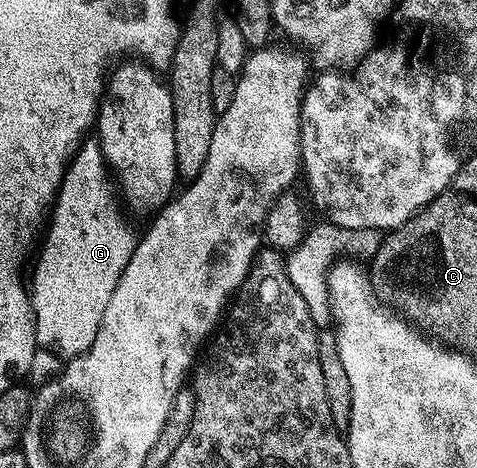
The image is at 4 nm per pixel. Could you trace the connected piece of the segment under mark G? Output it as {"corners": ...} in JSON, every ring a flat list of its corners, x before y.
{"corners":[[85,140,75,151,70,164,65,168,64,181,50,209,47,222,48,234,44,237,44,246,36,257,36,266,30,273,30,300,32,302,32,322,36,324,36,344,57,354,61,359,71,359,86,352,98,335,102,315,106,315,106,306,130,255,134,255,137,234,132,234,124,213,120,210,120,201,112,194,114,181,104,152,95,140]]}

